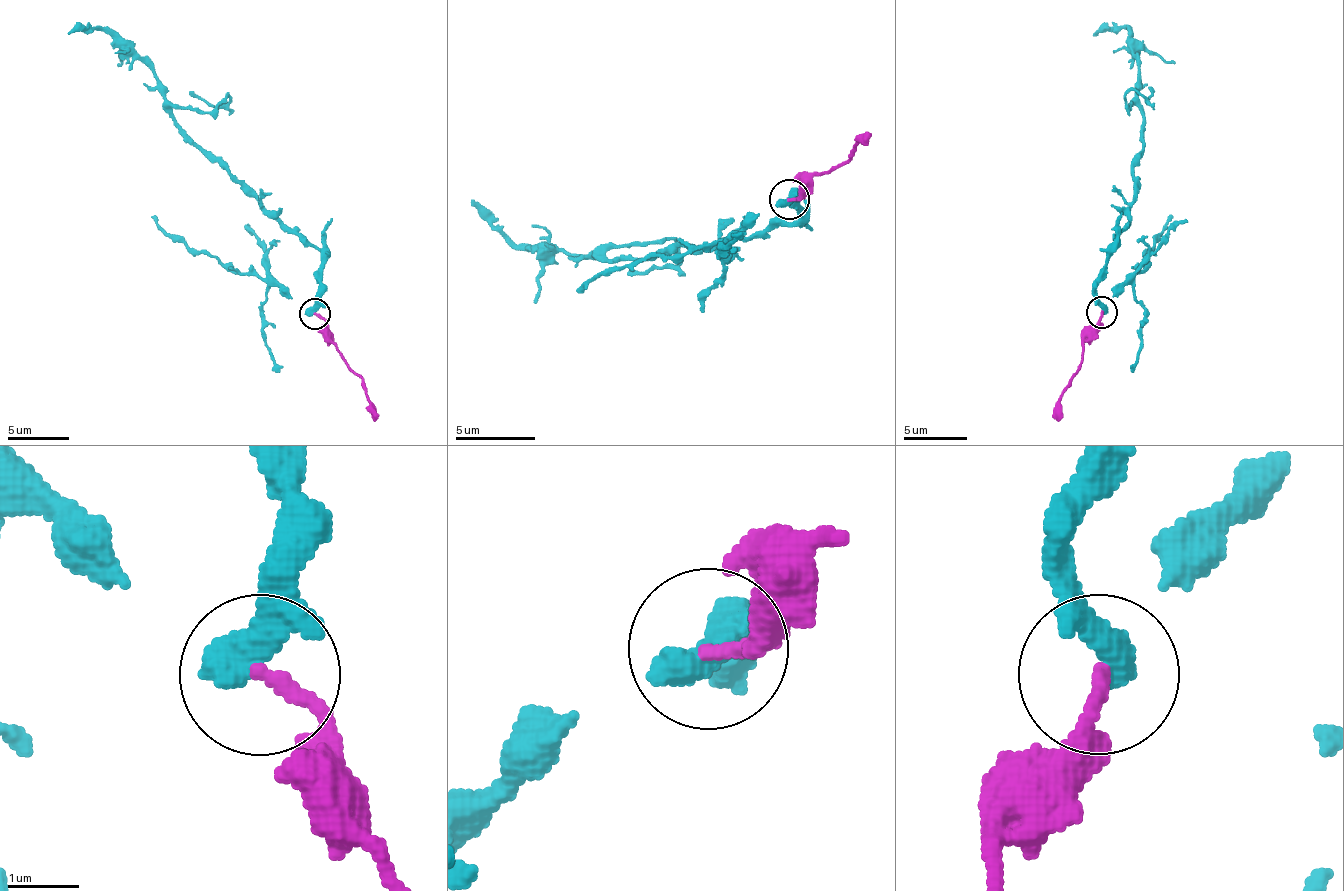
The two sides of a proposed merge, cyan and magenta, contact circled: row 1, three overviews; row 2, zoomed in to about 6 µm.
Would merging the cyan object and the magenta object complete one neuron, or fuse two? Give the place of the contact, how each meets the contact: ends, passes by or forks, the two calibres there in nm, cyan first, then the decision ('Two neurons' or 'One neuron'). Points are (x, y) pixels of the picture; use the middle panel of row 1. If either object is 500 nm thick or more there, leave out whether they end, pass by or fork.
Place: (789, 199). Thickness 550 nm (cyan) against 200 nm. Two neurons

